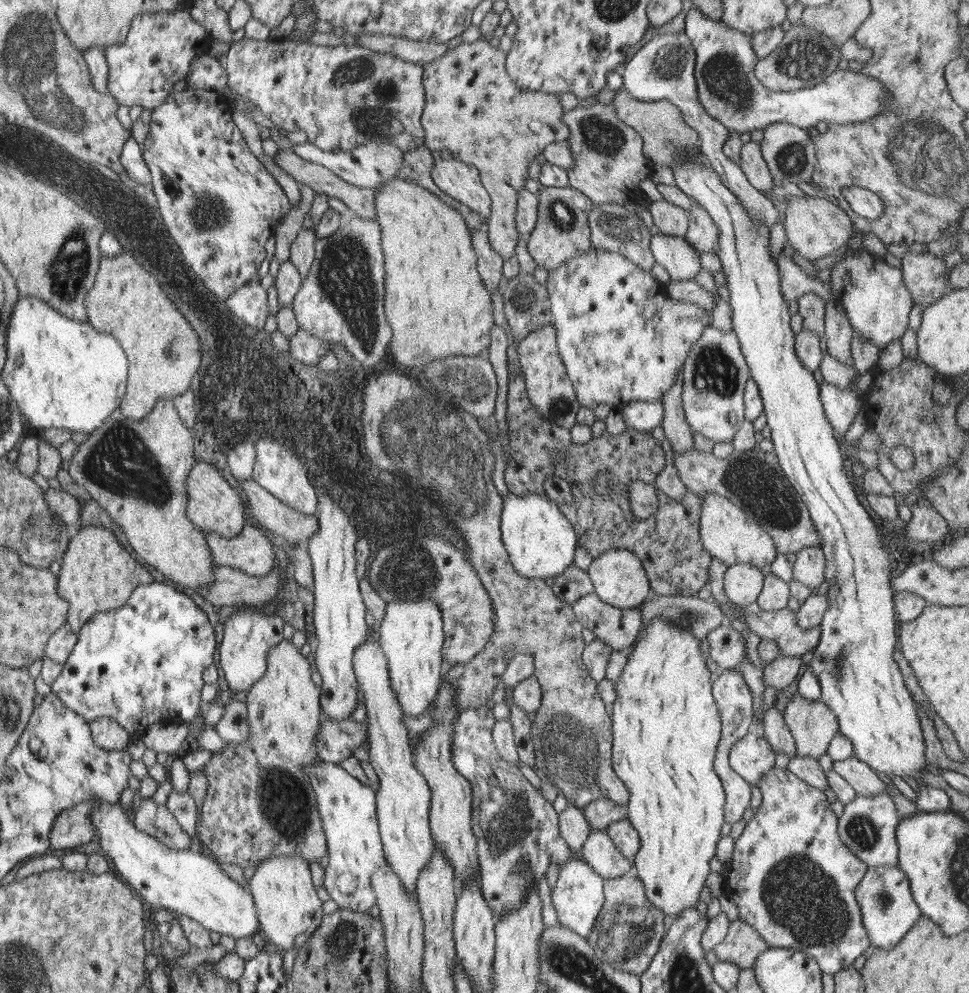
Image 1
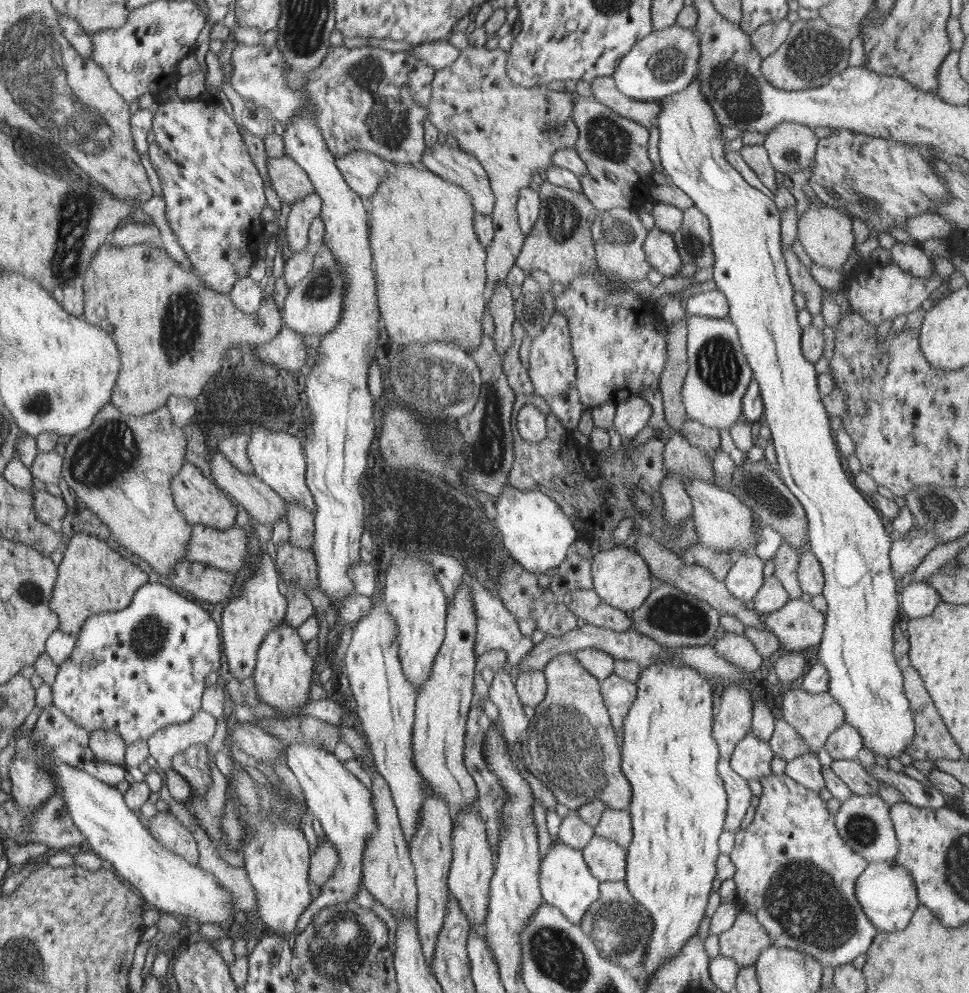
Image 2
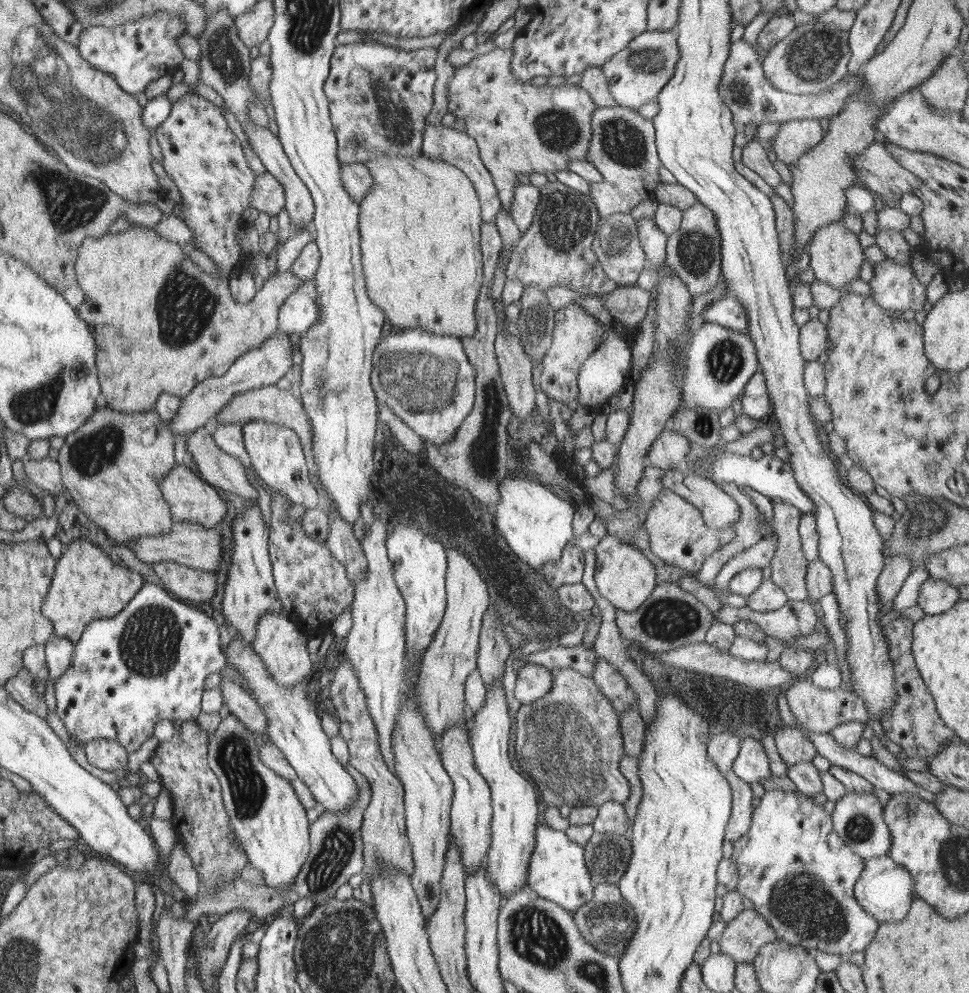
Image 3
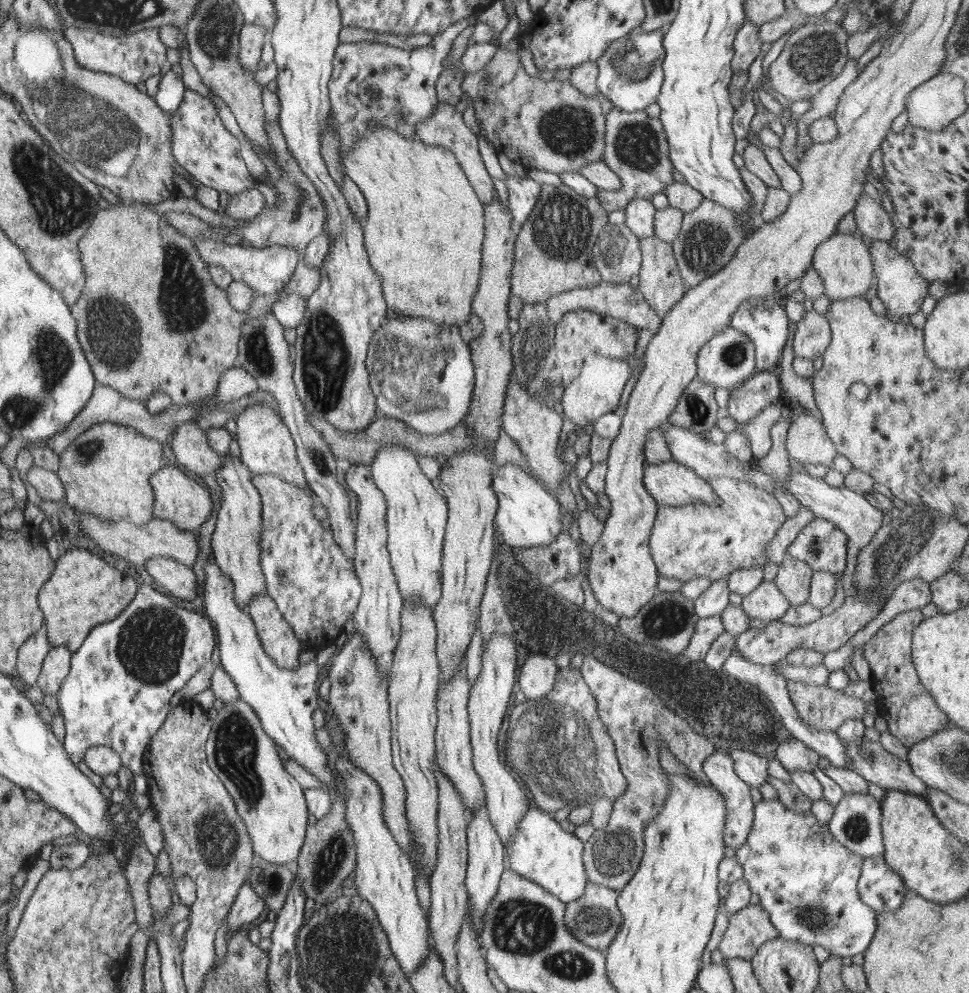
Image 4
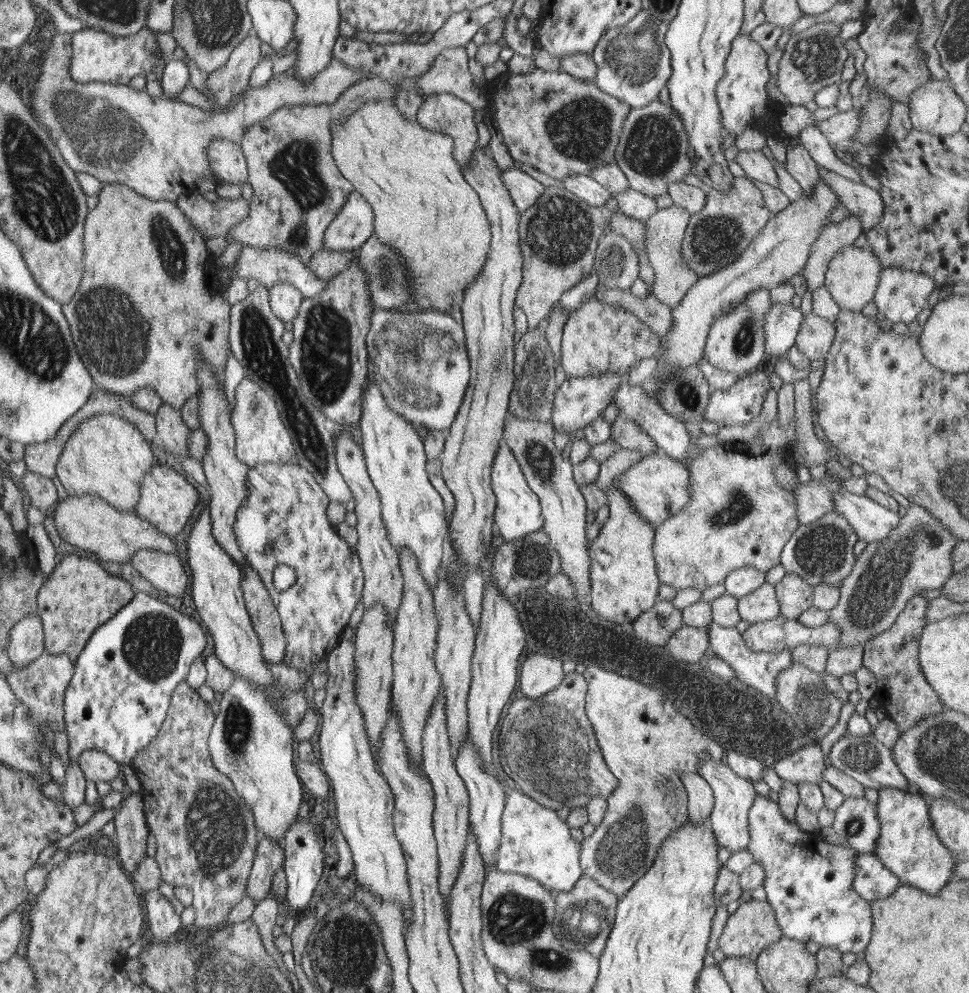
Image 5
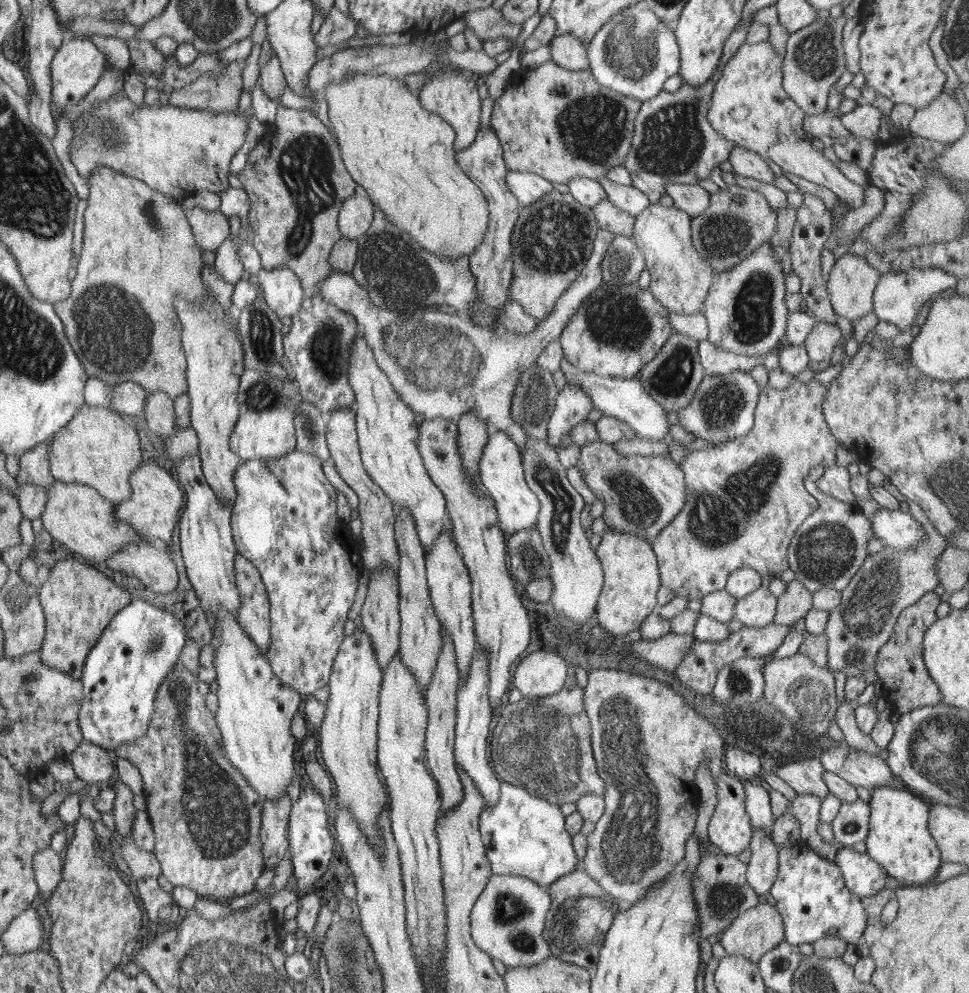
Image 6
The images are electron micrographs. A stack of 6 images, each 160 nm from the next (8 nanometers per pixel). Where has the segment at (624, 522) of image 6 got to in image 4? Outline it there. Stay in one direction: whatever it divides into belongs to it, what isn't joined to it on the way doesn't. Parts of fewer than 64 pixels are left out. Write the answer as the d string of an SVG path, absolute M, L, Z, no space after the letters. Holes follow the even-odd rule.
M645 462L642 469L643 489L657 505L679 507L694 501L715 500L707 482L678 462Z

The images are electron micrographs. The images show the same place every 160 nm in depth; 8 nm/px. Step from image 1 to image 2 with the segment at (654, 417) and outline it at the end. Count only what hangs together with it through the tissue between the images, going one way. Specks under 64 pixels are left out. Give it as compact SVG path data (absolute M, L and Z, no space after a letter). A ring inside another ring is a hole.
M631 396L615 405L612 428L624 441L631 440L647 424L651 407L641 396Z

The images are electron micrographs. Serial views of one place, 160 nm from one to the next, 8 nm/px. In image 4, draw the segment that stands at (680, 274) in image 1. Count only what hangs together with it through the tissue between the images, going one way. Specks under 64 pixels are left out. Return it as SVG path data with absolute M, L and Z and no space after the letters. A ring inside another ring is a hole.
M632 198L624 206L626 225L638 238L653 237L653 219L656 210L651 205L651 201L646 198Z

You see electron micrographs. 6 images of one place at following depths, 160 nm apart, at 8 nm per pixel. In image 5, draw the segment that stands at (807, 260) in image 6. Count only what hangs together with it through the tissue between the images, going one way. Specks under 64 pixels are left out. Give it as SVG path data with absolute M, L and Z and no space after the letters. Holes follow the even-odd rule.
M791 138L786 148L786 171L799 184L802 194L811 194L814 184L818 182L816 162L803 149L803 145L797 138Z

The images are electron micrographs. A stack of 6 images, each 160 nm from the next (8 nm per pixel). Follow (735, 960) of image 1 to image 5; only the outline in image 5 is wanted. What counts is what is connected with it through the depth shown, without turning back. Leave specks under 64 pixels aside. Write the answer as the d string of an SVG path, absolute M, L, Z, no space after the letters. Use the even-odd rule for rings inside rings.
M751 898L749 901L742 902L739 906L730 909L722 933L718 938L717 946L727 958L745 957L749 961L755 962L758 954L768 945L779 940L780 937L780 928L769 903L766 900L756 901Z

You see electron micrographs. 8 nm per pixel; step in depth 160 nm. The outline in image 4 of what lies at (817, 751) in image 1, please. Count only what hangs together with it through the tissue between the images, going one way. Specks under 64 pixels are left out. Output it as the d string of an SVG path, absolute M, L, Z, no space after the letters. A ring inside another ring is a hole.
M788 680L786 689L802 721L817 730L835 732L844 720L861 719L865 713L865 703L861 699L825 684Z

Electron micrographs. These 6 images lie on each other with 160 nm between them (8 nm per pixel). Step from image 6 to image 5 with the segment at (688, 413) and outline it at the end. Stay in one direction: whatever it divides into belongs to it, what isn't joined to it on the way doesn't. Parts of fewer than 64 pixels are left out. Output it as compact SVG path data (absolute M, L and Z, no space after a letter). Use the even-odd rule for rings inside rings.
M756 369L739 376L725 390L712 391L703 418L718 427L751 422L760 413L767 389L772 387L767 377L767 371Z

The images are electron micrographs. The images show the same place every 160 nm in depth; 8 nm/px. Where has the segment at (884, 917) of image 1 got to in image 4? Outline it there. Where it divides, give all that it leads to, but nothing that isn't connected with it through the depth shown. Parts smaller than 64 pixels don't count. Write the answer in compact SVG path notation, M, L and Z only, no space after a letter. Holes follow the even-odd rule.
M882 855L862 859L856 889L861 902L877 914L895 910L908 891L899 875L887 866Z

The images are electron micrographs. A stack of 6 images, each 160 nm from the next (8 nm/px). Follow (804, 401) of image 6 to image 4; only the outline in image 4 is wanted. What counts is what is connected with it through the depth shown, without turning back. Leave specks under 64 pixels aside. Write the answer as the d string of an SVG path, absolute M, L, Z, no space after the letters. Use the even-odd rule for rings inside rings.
M725 477L707 478L706 482L707 486L711 487L711 493L715 495L713 503L703 500L679 507L657 505L647 548L658 575L676 578L681 583L691 581L698 576L706 576L711 582L728 576L736 569L761 568L767 563L763 549L786 520L779 501L775 500L773 494L755 488L753 483Z

